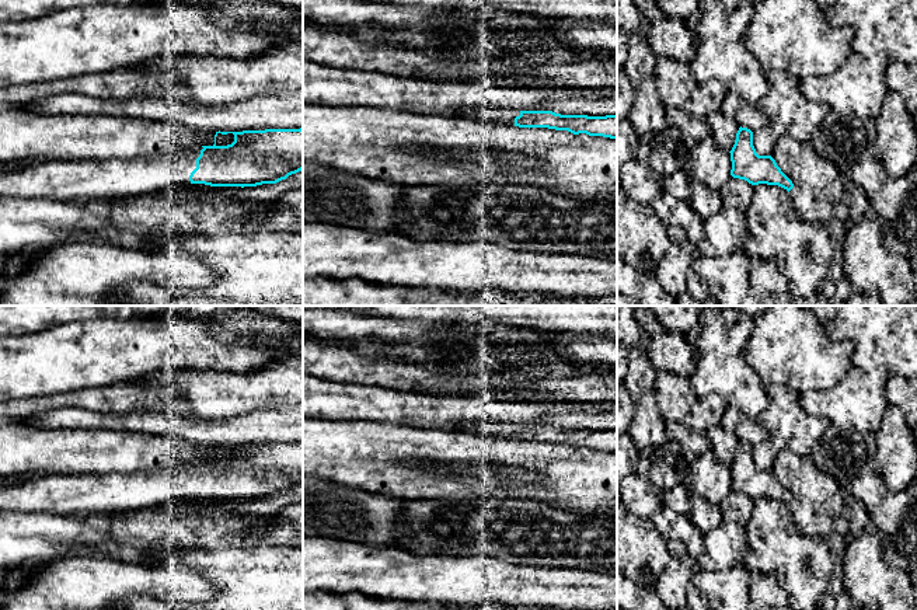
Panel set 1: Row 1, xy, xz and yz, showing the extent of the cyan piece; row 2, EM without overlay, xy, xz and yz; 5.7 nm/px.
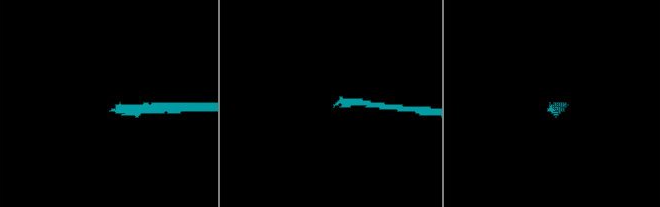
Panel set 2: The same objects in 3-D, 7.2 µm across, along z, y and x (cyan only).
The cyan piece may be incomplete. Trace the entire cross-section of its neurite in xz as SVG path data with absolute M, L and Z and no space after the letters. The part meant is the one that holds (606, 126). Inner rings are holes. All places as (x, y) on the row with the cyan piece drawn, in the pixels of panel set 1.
M477 107L467 109L464 118L489 121L519 128L548 128L568 130L573 135L603 136L617 139L617 115L587 116L561 115L552 111L519 111L509 108Z

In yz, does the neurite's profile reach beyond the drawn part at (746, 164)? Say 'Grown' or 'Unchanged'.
Unchanged

